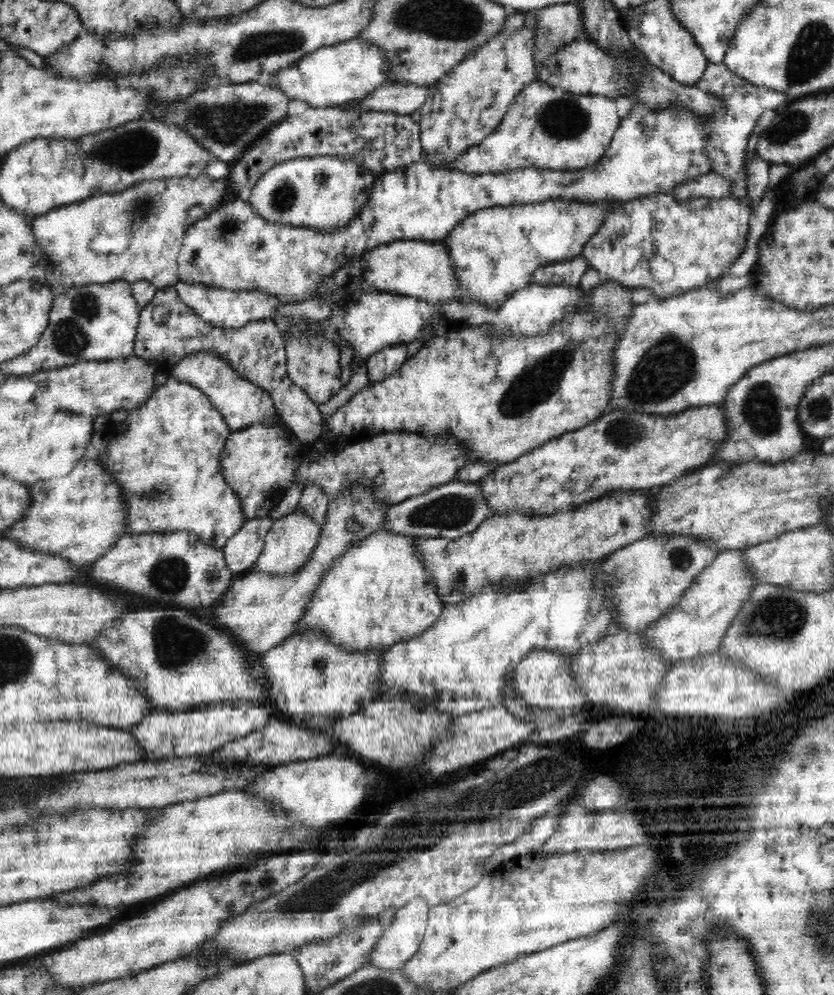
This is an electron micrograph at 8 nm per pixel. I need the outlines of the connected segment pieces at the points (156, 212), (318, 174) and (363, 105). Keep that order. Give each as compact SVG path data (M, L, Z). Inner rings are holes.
M206 174L196 178L142 181L126 190L98 193L88 200L38 216L32 220L32 230L38 246L41 245L42 252L50 258L57 275L57 283L51 292L56 296L70 286L103 285L122 279L129 283L146 280L159 289L175 286L179 281L176 256L185 230L218 209L228 188L227 180L210 178ZM128 228L128 248L120 254L98 254L88 248L90 240L94 240L100 232L114 236Z
M328 156L296 158L267 170L252 186L247 201L269 223L333 233L346 228L366 206L374 181L370 171L354 162Z
M391 80L376 88L367 98L346 102L338 105L340 109L349 111L391 112L401 115L418 116L426 99L430 98L432 90L438 83L428 86L417 86L412 83L404 83L402 80Z

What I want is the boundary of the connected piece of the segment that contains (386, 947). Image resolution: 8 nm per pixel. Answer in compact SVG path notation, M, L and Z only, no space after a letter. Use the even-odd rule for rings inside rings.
M414 899L398 909L394 922L385 927L371 952L371 965L386 970L403 969L420 948L430 909L426 899Z

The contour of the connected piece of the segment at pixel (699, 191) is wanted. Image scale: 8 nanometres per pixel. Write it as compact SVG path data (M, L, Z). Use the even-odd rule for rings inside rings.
M714 172L702 174L694 179L686 180L670 190L670 195L678 203L689 202L693 198L726 198L730 197L734 187L734 181Z

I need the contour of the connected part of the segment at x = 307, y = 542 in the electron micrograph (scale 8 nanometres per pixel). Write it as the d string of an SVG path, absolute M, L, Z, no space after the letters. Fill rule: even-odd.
M297 506L291 514L286 514L273 522L254 569L267 574L292 575L306 565L306 558L310 558L320 534L321 525L318 525L306 511L302 511L302 507Z

